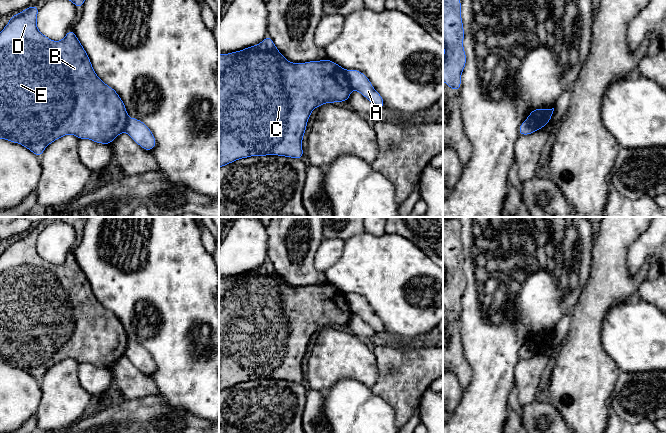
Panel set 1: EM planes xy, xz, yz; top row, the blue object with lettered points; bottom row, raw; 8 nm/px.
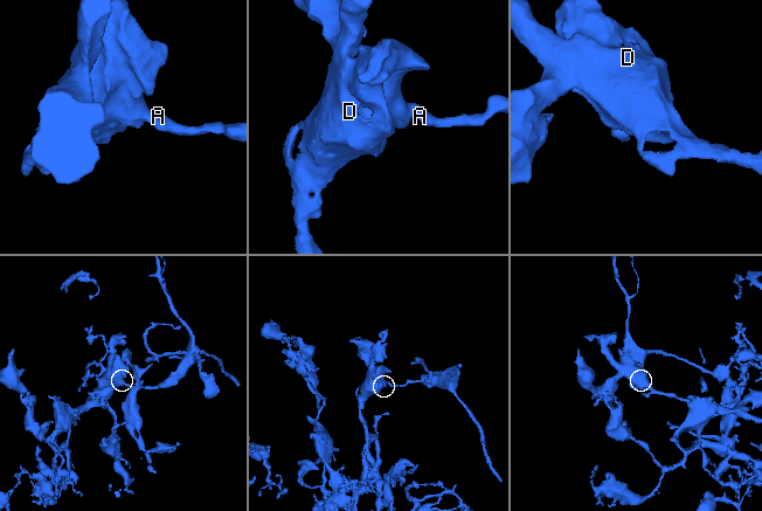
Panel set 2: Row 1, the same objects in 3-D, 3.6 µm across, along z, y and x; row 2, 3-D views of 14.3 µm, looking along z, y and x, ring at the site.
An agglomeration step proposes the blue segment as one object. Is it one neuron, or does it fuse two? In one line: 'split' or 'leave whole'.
split

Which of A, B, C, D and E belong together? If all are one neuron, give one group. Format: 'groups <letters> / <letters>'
groups A / B C D E

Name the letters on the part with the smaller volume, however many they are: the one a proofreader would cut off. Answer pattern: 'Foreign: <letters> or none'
Foreign: A

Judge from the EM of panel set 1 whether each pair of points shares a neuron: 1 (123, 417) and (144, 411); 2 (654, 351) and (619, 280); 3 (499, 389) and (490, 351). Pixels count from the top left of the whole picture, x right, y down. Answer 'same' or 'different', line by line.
1: same
2: different
3: same

